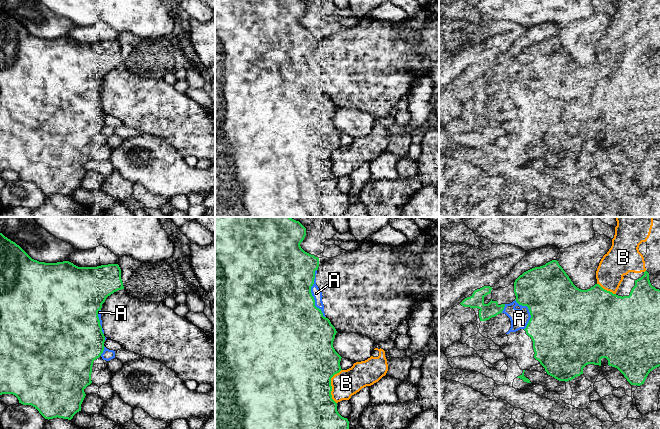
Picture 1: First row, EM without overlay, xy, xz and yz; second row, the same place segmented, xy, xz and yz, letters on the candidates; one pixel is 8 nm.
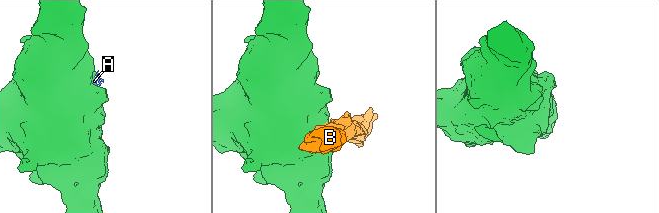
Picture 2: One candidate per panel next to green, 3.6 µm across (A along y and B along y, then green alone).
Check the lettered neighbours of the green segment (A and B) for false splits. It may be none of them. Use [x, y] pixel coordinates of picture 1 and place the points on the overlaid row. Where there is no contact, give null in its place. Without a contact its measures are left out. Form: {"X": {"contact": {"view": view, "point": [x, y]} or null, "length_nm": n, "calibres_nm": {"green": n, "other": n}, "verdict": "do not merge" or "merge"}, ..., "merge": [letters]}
{"A": {"contact": {"view": "xz", "point": [311, 293]}, "length_nm": 400, "calibres_nm": {"green": 500, "other": 80}, "verdict": "merge"}, "B": {"contact": {"view": "xz", "point": [331, 386]}, "length_nm": 280, "calibres_nm": {"green": 500, "other": 220}, "verdict": "do not merge"}, "merge": ["A"]}

